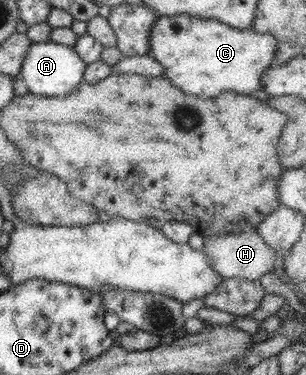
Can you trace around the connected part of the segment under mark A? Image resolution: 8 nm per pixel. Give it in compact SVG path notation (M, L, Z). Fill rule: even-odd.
M50 40L32 43L26 51L21 64L22 78L29 92L41 97L59 97L70 94L80 84L84 83L86 64L80 55L69 46Z

